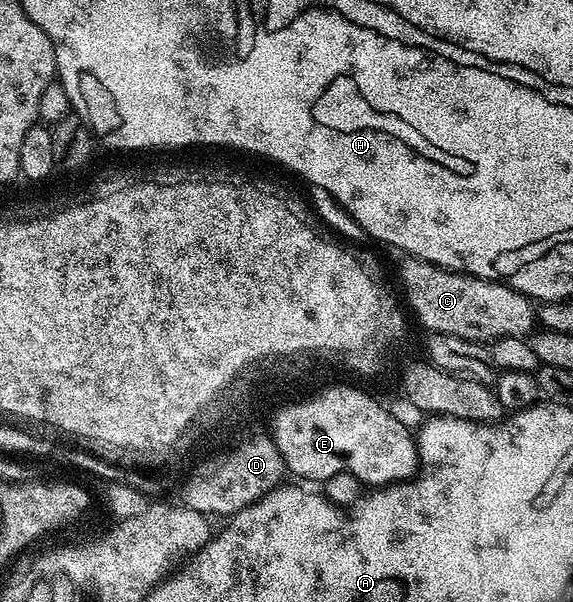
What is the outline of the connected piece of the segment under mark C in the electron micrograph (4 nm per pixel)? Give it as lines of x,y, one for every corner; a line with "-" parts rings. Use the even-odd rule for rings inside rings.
403,257
402,286
406,289
406,298
414,309
420,325
426,332
460,336
464,340
472,340
489,344
500,338
526,338
536,330
536,306
526,295
516,292
503,282
490,282
487,278
477,278
471,274
458,274
455,270
445,270
425,262
419,258

